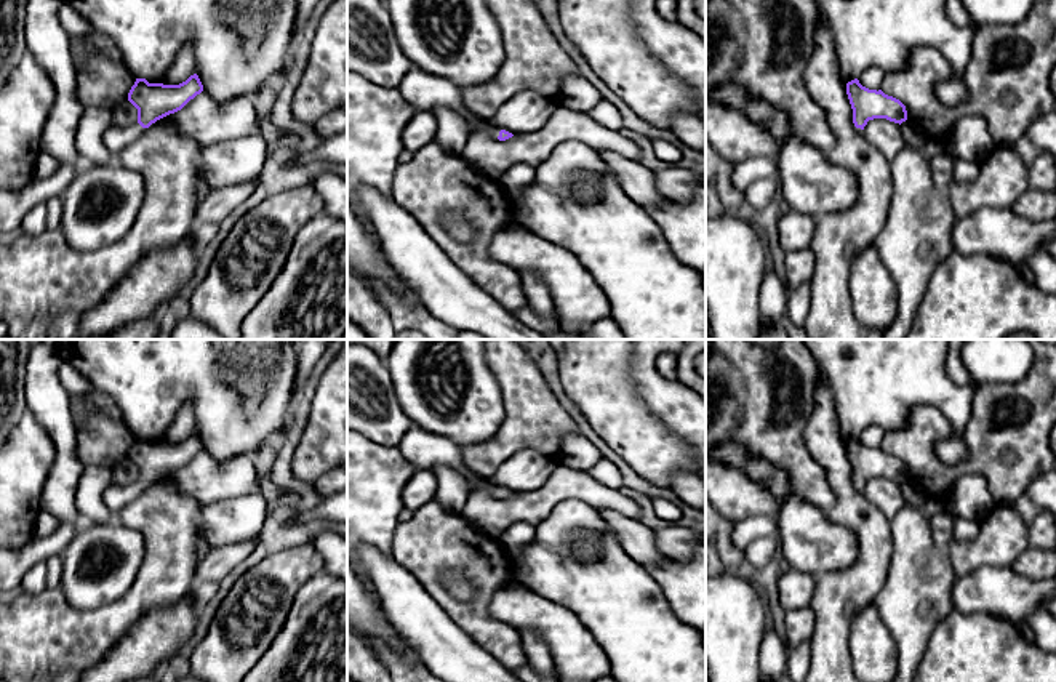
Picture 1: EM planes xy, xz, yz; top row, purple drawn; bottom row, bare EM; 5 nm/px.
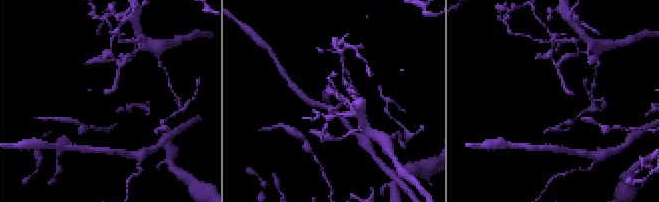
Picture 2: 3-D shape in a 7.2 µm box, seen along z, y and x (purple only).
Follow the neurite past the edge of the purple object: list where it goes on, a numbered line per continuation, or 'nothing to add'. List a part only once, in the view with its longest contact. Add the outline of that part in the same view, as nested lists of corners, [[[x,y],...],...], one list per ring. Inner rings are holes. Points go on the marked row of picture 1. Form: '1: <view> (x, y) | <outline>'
1: xz (426, 92) | [[[413,67],[402,83],[398,85],[405,99],[418,112],[435,112],[438,107],[445,107],[461,115],[469,125],[470,134],[478,130],[486,130],[491,138],[499,136],[499,128],[493,126],[472,115],[461,101],[461,93],[458,86],[453,86],[446,78],[432,75],[418,67]]]

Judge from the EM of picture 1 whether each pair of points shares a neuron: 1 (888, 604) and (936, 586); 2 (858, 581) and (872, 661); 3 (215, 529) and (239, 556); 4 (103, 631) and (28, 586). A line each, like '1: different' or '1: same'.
1: same
2: different
3: different
4: different

